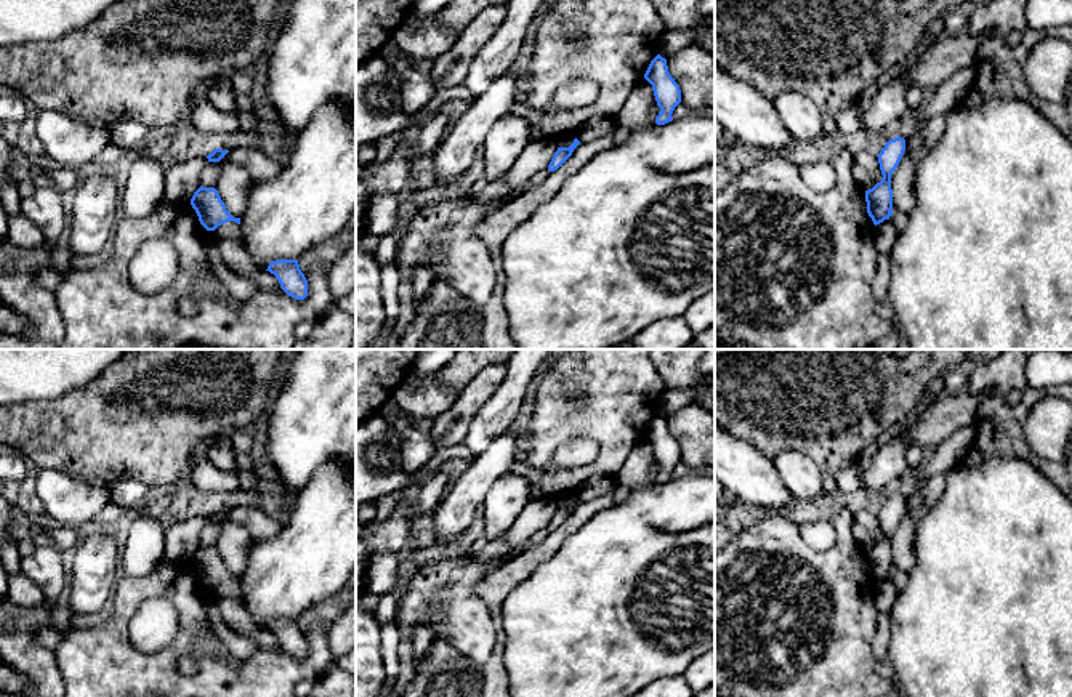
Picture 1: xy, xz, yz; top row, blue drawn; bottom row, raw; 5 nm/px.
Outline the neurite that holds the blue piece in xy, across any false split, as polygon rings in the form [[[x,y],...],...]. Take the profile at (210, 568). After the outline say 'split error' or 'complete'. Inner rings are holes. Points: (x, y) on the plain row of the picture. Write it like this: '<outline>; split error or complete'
[[[200,545],[192,558],[191,564],[195,569],[200,583],[207,590],[215,590],[218,585],[228,580],[236,580],[240,583],[240,577],[234,577],[228,569],[224,561],[221,559],[218,550],[215,546]]]; complete

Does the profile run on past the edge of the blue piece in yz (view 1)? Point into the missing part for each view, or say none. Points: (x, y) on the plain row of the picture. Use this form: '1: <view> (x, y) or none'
1: none

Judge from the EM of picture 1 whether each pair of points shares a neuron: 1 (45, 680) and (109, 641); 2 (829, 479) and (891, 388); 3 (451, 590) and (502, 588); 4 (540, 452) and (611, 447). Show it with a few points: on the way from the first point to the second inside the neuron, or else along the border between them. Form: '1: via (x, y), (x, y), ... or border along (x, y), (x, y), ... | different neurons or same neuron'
1: border along (52, 649), (64, 680) | different neurons
2: via (830, 457), (869, 409) | same neuron
3: border along (486, 576), (475, 593), (491, 616) | different neurons
4: via (558, 435), (563, 430), (593, 430) | same neuron

